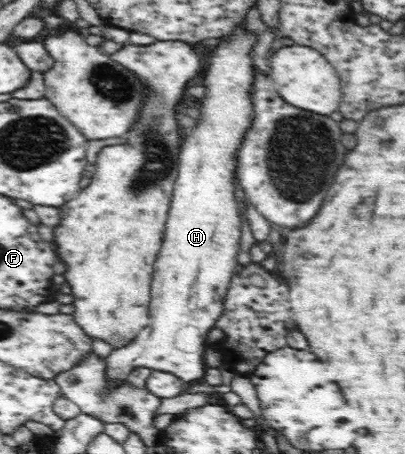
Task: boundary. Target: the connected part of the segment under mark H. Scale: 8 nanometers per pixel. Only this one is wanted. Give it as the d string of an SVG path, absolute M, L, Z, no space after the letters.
M247 23L239 25L223 43L215 47L209 57L209 65L203 77L205 97L199 105L201 117L197 125L183 137L178 157L178 175L175 179L175 191L171 197L171 211L167 219L165 239L161 253L155 261L155 273L150 285L150 304L148 305L147 327L137 338L125 347L112 350L106 357L104 368L106 393L114 393L127 380L130 372L138 367L164 371L175 375L184 382L201 380L207 367L204 365L204 353L207 344L207 332L215 327L216 319L221 315L224 296L227 295L231 278L236 273L237 253L241 241L241 217L235 195L235 169L238 169L238 151L245 141L246 132L253 125L255 108L253 100L255 75L253 53L257 45L257 35L247 31Z

